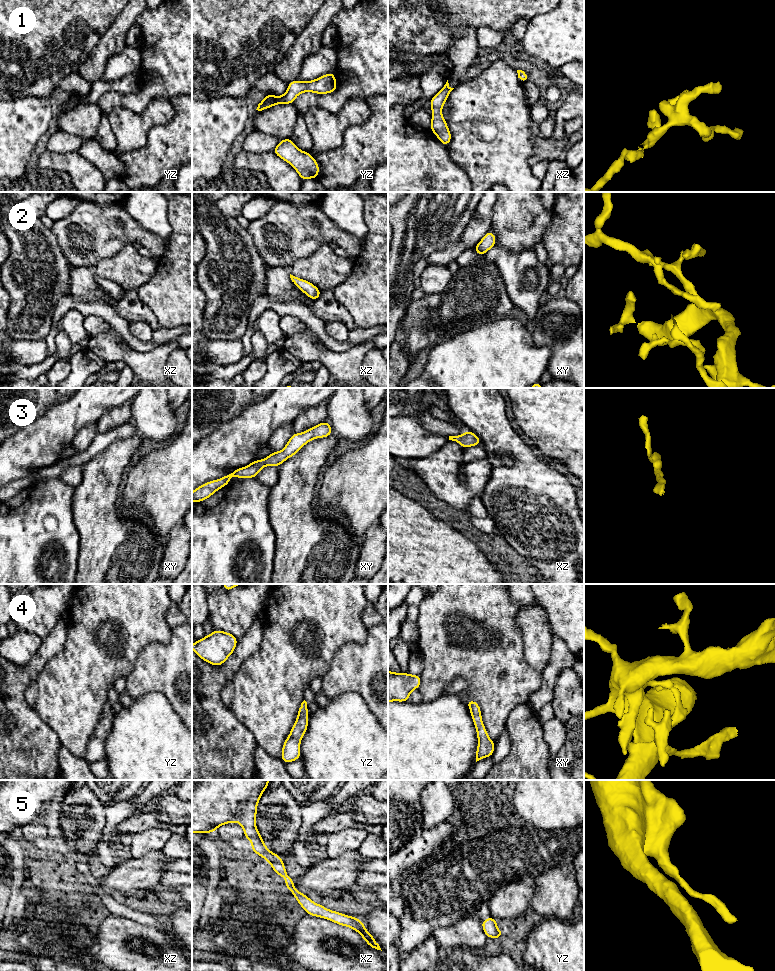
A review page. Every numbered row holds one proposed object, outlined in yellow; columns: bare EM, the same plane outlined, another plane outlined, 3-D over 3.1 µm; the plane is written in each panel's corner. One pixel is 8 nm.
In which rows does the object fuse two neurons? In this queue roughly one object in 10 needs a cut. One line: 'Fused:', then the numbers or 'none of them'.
Fused: none of them

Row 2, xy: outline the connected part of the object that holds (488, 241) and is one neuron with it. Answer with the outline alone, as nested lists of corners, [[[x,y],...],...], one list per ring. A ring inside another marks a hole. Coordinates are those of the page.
[[[488,231],[481,241],[473,248],[473,250],[480,256],[483,256],[488,250],[495,246],[496,235]]]

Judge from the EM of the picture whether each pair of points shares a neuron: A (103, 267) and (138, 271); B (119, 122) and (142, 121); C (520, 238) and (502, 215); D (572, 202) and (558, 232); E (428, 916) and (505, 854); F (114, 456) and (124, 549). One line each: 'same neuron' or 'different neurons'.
A: same neuron
B: same neuron
C: same neuron
D: same neuron
E: same neuron
F: same neuron

